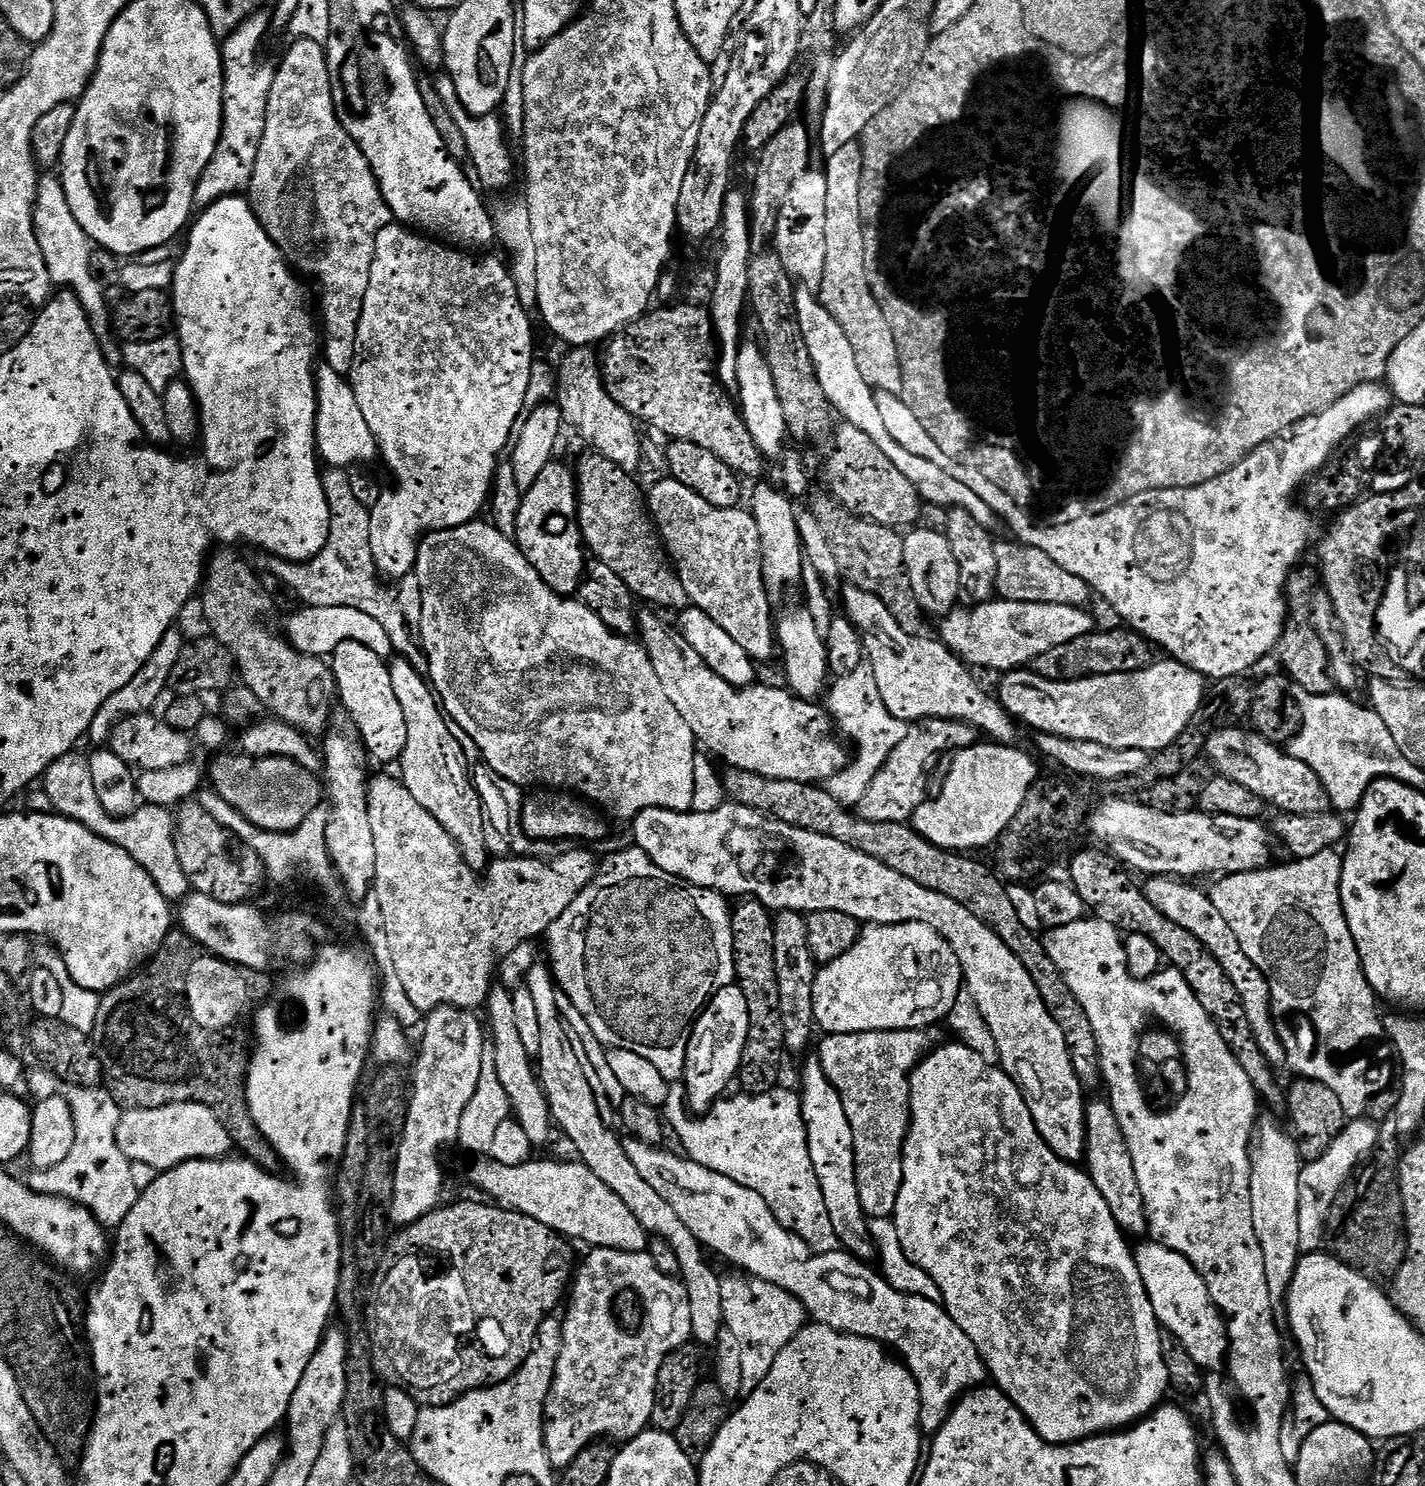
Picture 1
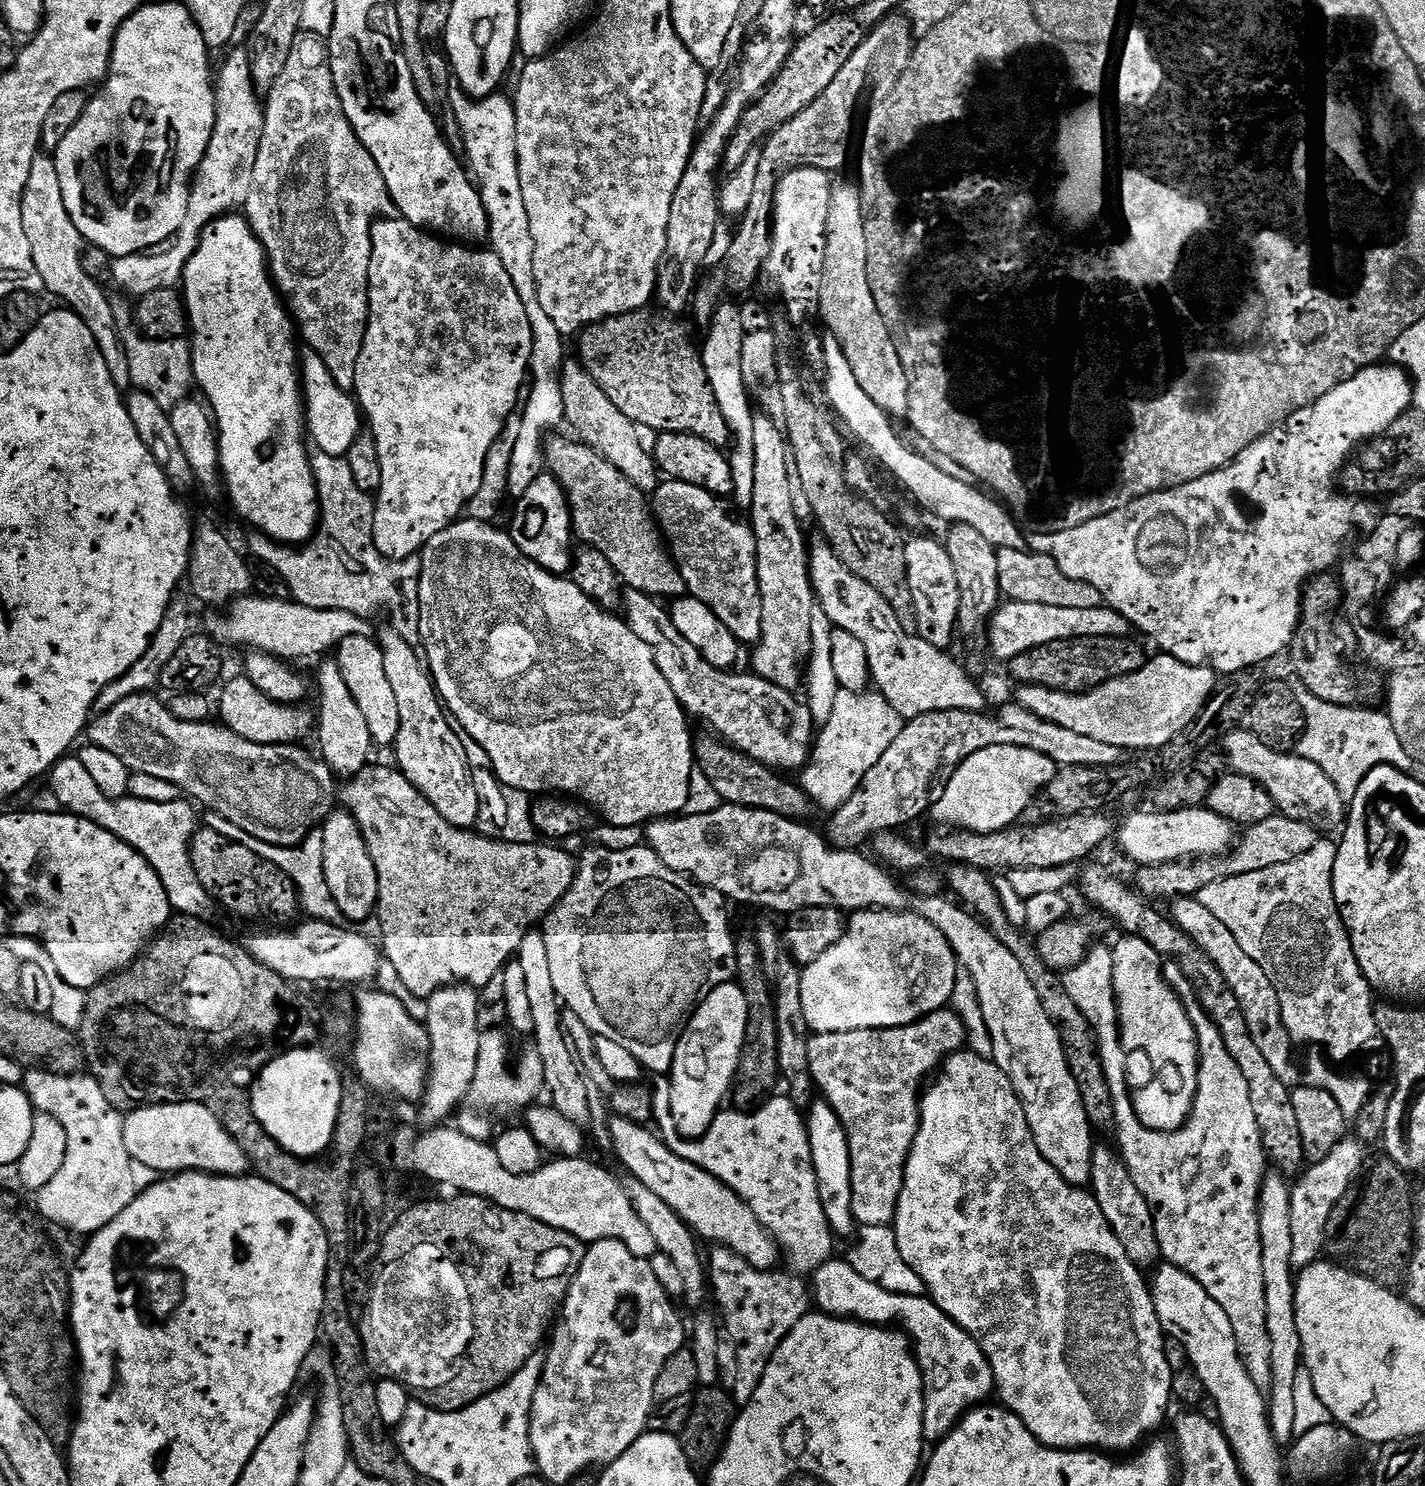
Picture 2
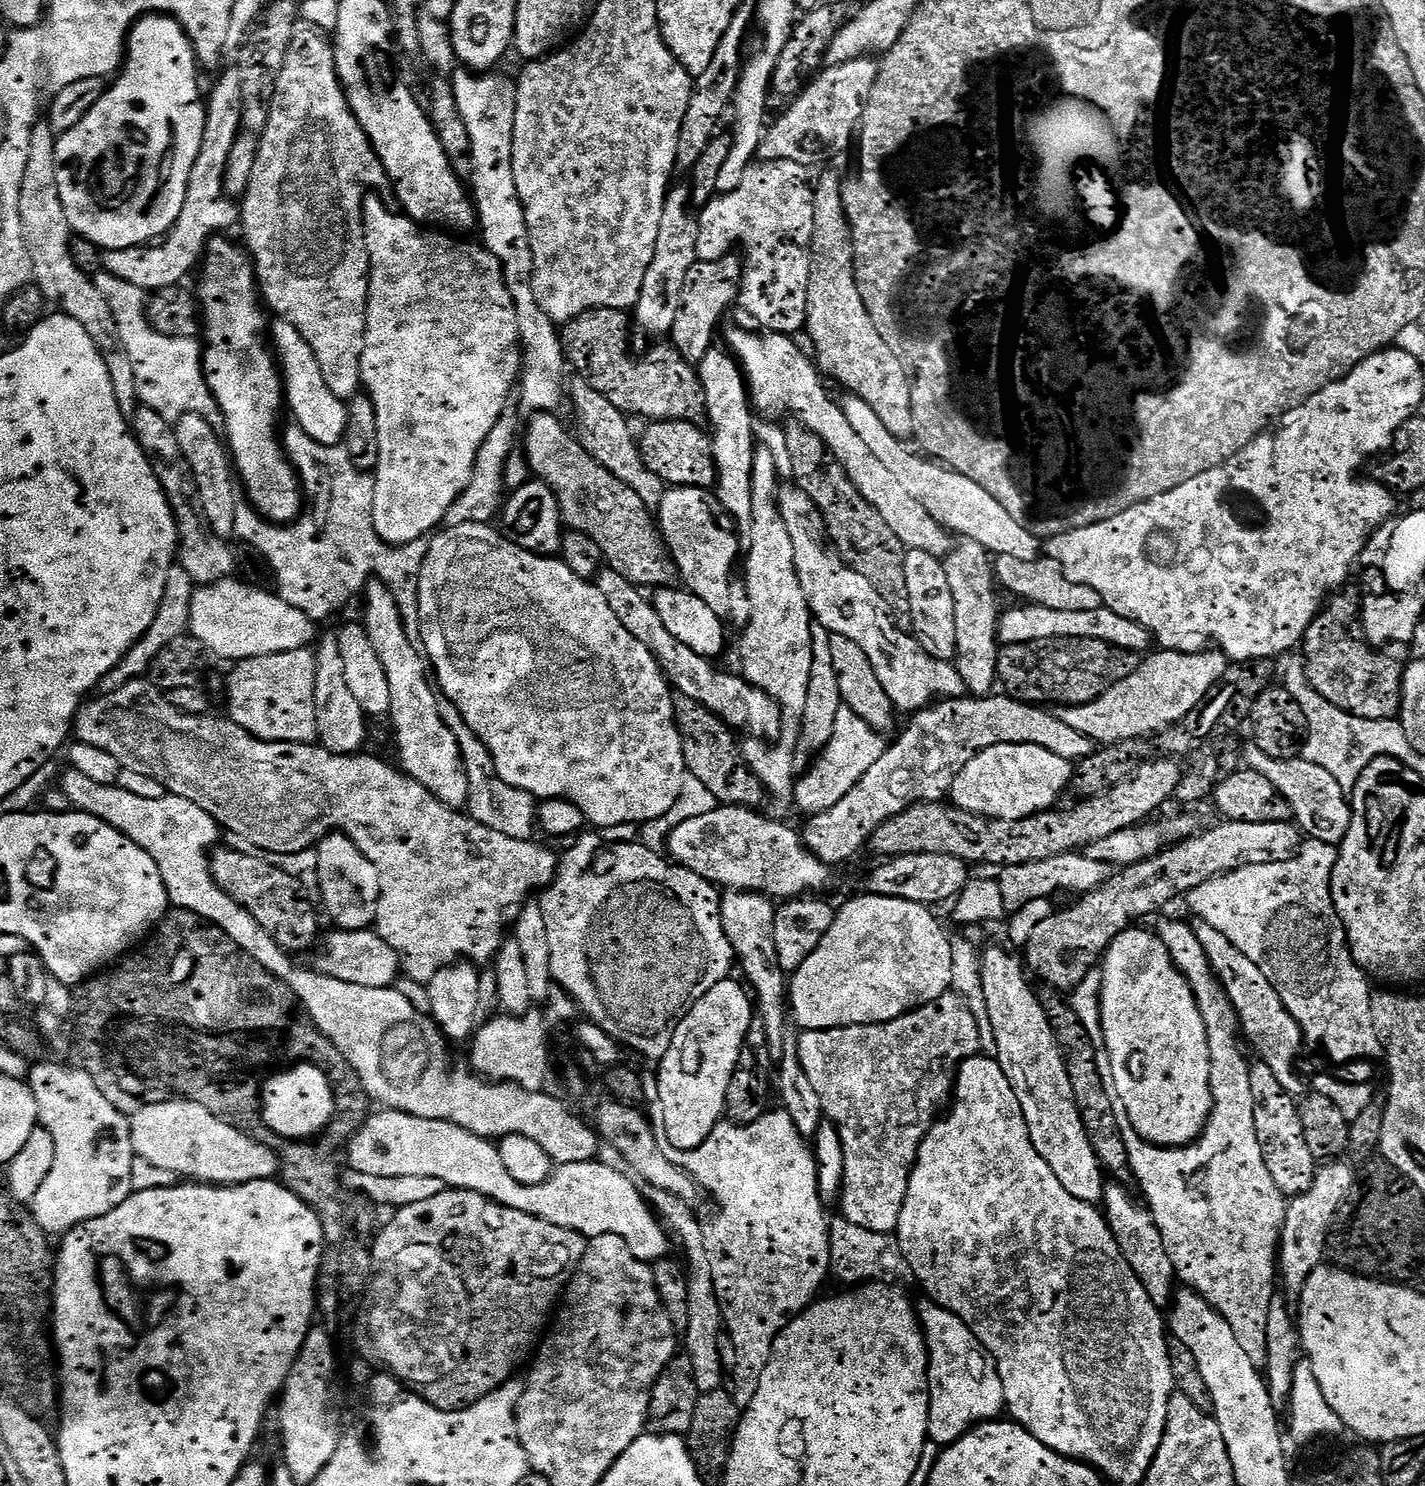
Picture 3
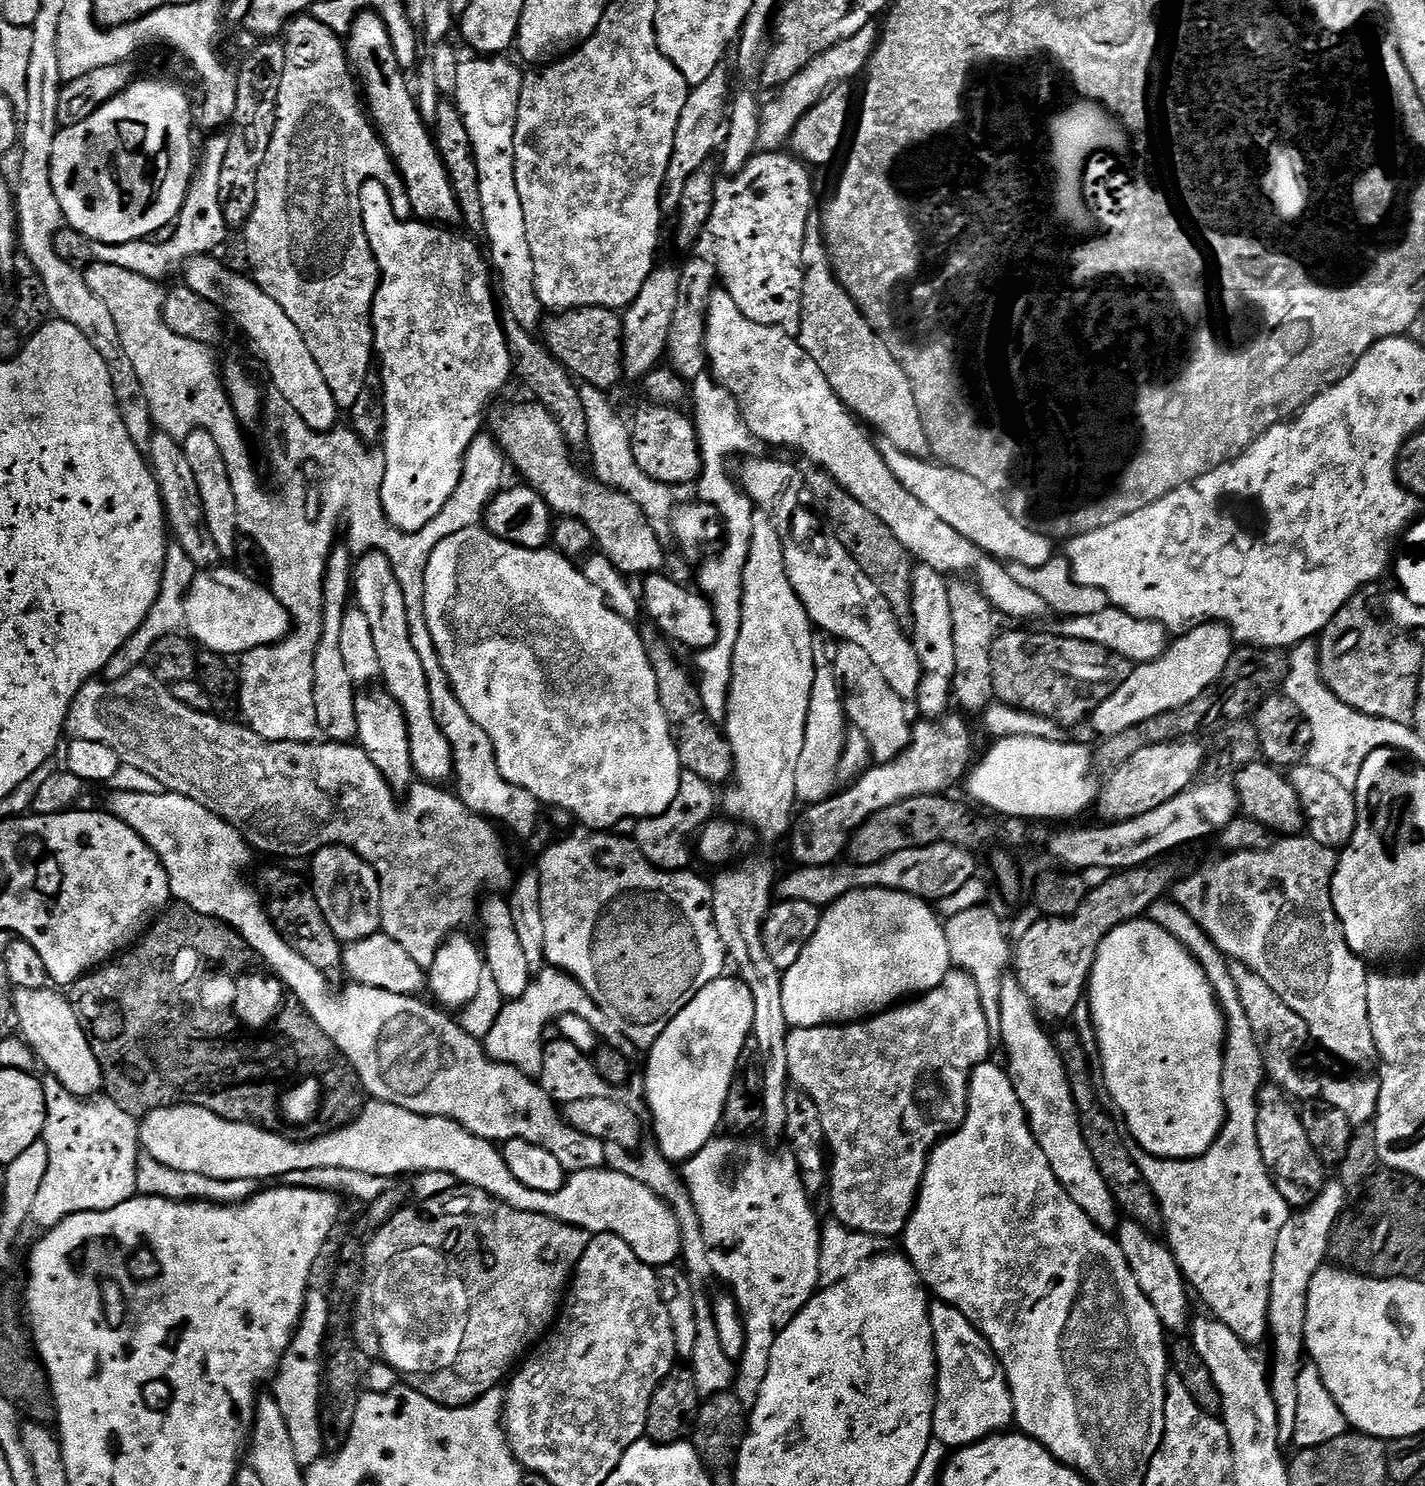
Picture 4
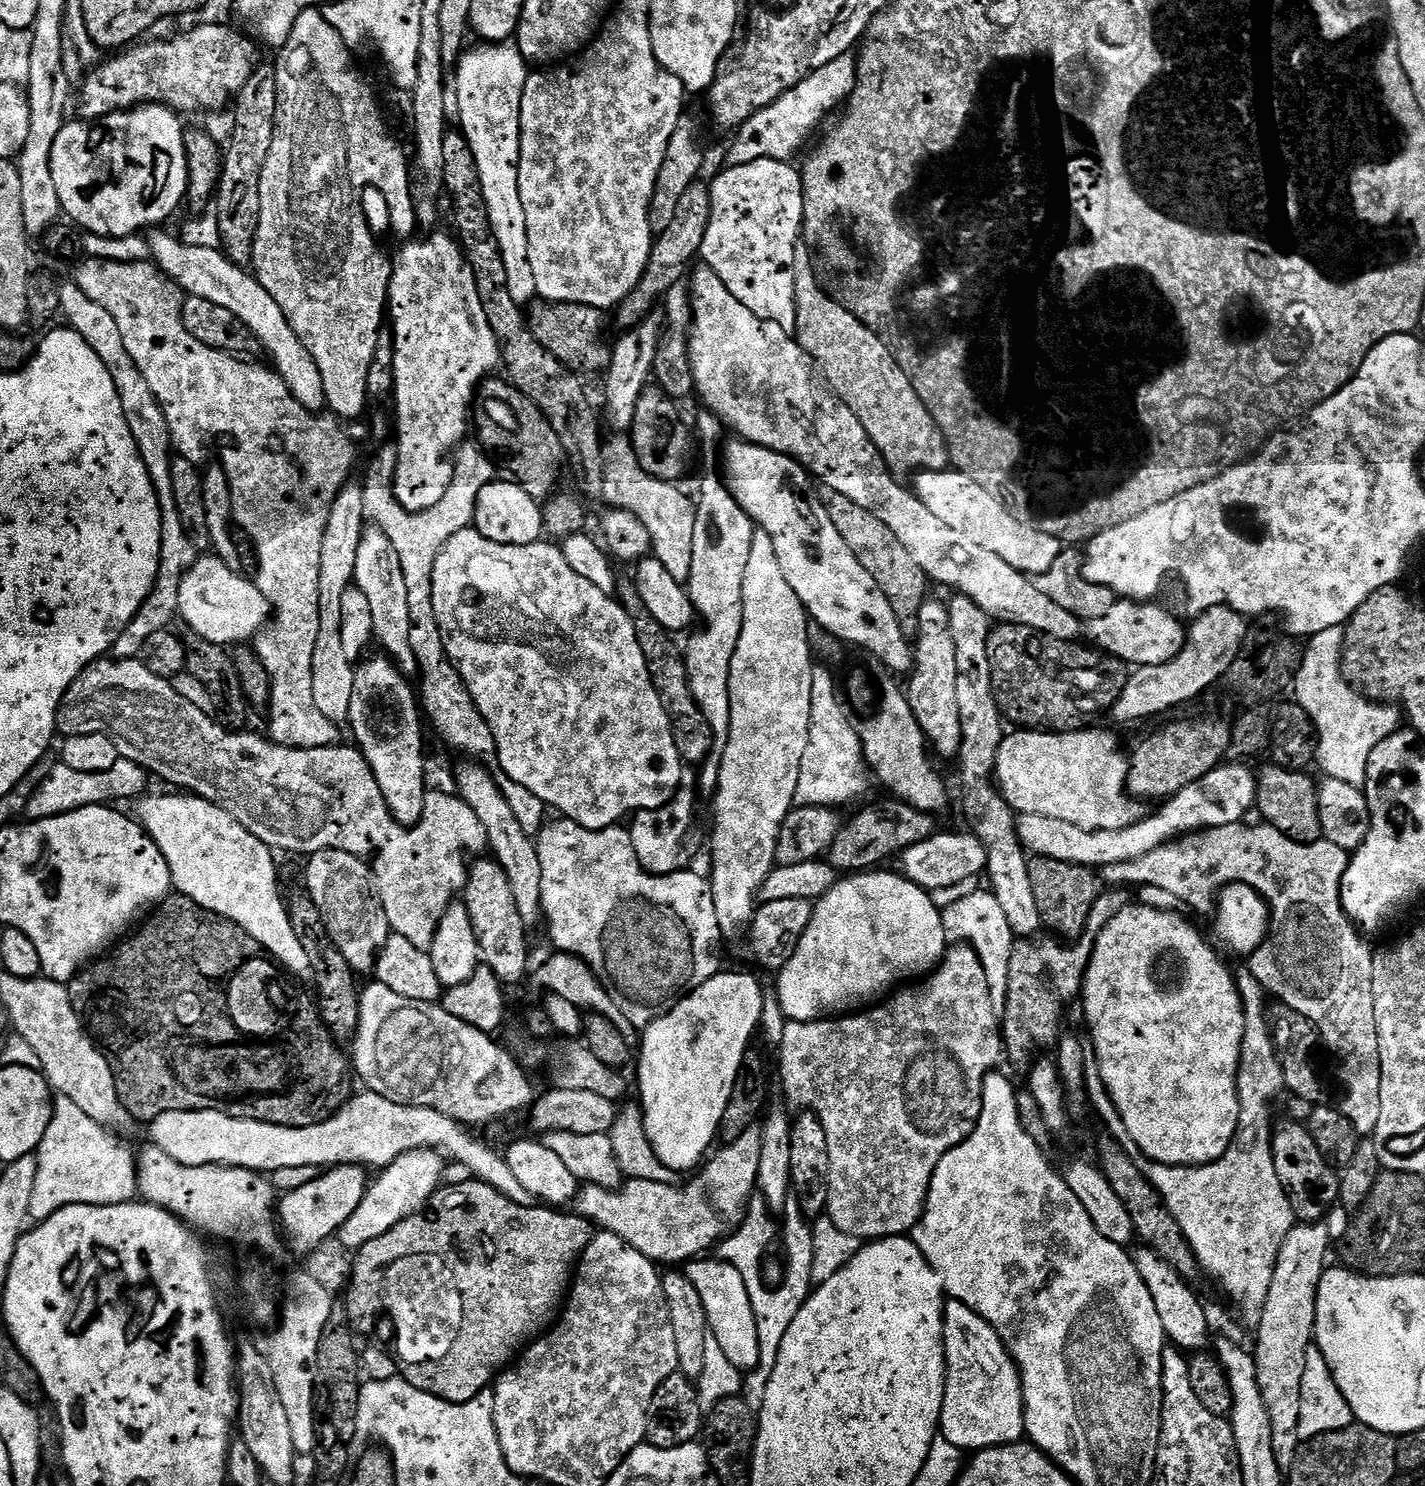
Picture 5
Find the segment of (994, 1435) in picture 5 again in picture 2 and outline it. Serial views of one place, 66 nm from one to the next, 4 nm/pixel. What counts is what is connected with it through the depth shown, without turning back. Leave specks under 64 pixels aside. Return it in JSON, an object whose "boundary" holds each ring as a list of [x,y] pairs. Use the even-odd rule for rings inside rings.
{"boundary":[[[833,1258],[822,1267],[813,1272],[810,1282],[810,1292],[819,1311],[825,1315],[839,1316],[858,1320],[862,1324],[874,1324],[877,1326],[899,1326],[906,1333],[916,1354],[916,1361],[920,1364],[920,1373],[924,1379],[924,1421],[922,1430],[925,1441],[939,1442],[949,1436],[960,1423],[961,1416],[965,1412],[983,1405],[988,1395],[993,1395],[996,1387],[996,1379],[992,1373],[992,1367],[988,1359],[982,1354],[978,1342],[966,1330],[956,1325],[947,1314],[942,1311],[939,1304],[923,1296],[900,1296],[898,1293],[891,1293],[882,1286],[868,1282],[858,1274],[846,1261],[838,1261]]]}

